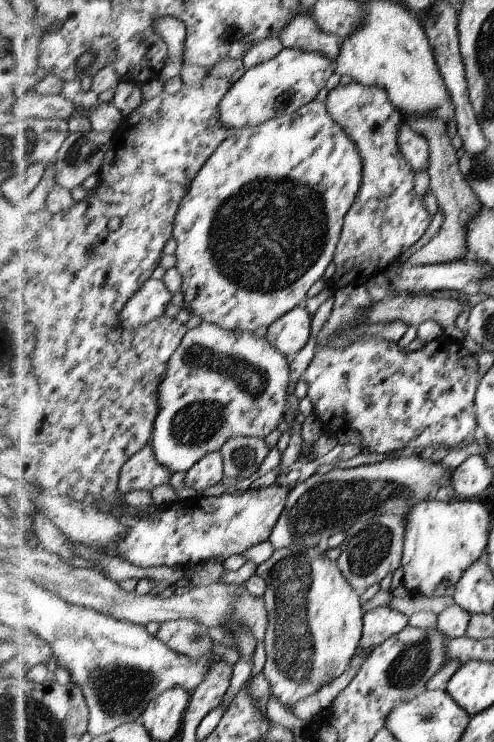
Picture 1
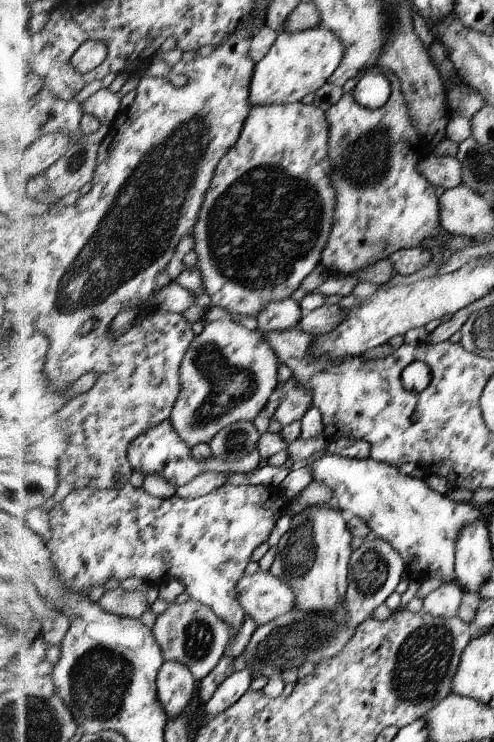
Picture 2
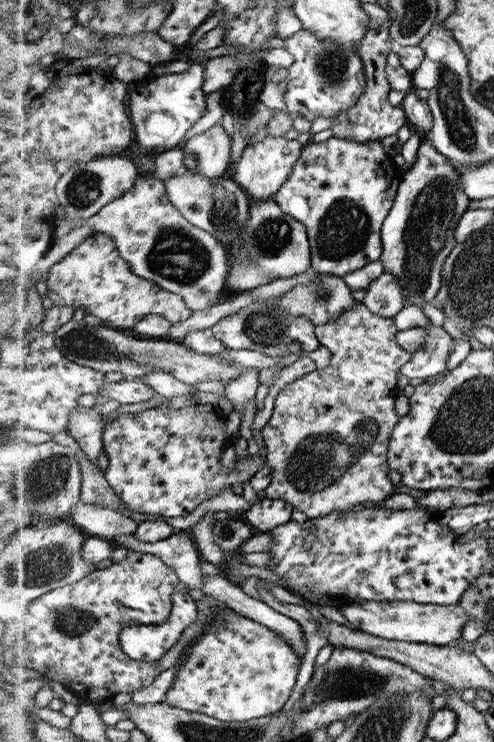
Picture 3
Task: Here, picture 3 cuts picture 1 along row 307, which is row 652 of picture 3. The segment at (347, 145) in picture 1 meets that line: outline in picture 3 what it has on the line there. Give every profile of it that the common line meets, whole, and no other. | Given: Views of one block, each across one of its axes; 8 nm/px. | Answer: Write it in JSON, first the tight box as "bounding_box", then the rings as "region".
{"bounding_box":[167,609,300,722],"region":[[[232,609],[228,613],[222,612],[222,615],[224,623],[218,630],[205,632],[194,642],[192,650],[184,655],[182,668],[178,671],[174,686],[168,692],[167,702],[176,708],[201,712],[226,722],[248,722],[278,712],[296,686],[300,655],[284,637],[280,637],[270,627]]]}

